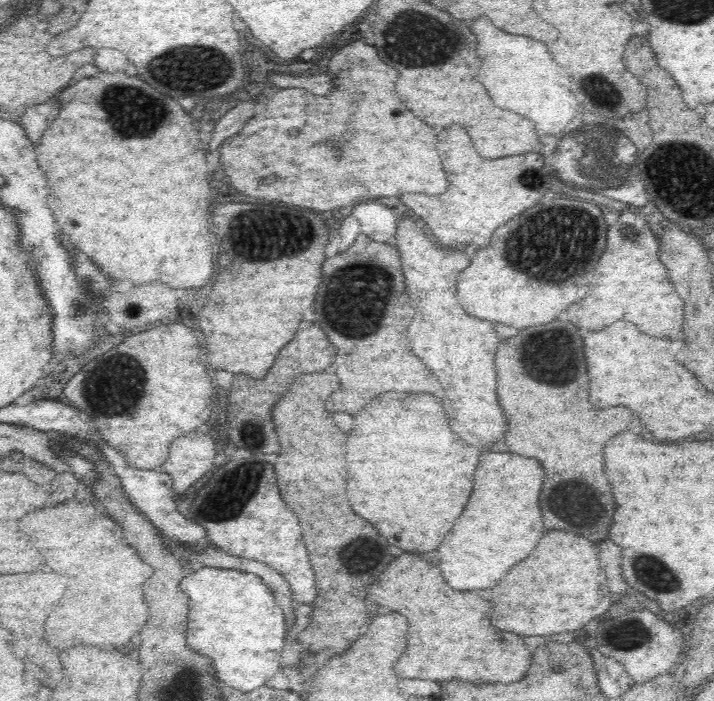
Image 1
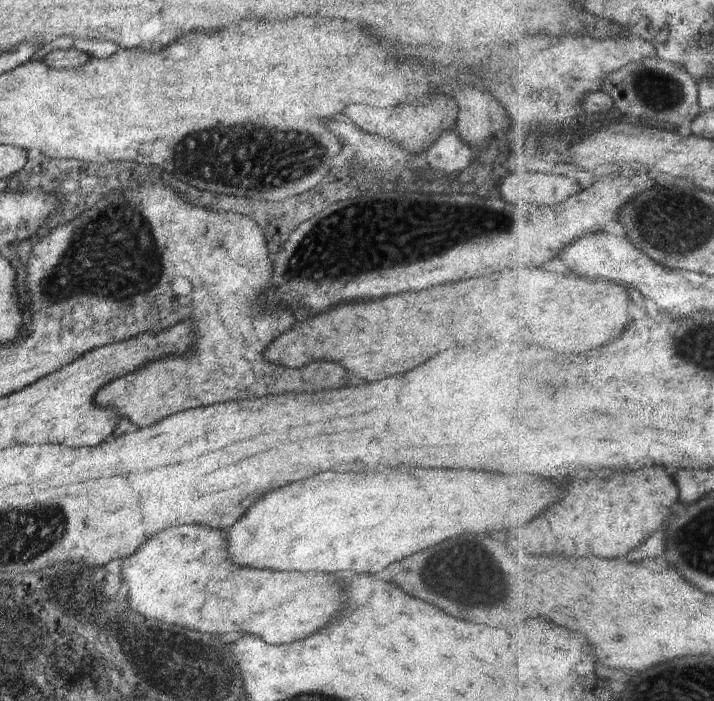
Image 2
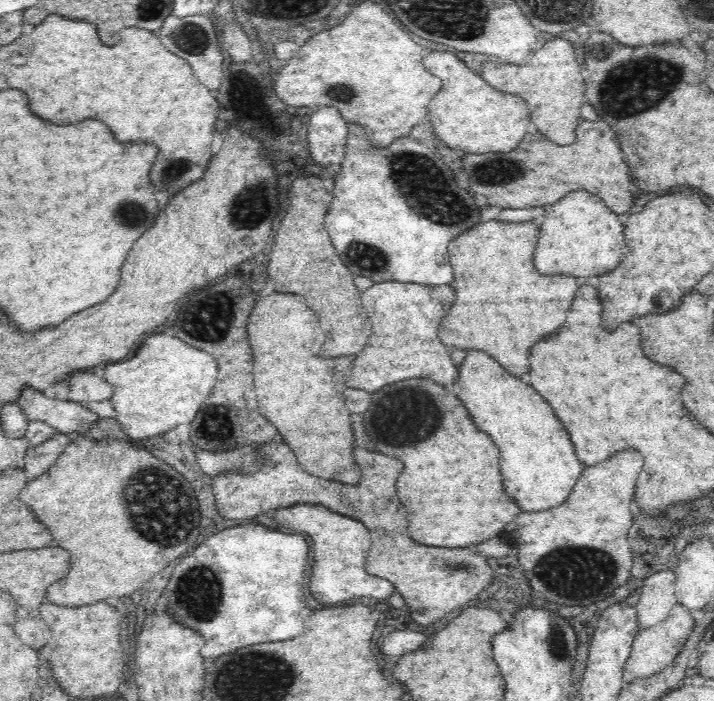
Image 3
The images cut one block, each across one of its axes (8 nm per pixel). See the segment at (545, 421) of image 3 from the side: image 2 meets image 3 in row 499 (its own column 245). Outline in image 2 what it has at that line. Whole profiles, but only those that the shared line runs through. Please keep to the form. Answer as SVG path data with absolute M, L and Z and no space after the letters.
M394 468L386 474L324 472L304 482L294 482L264 494L225 534L227 558L239 566L298 572L368 572L376 574L390 562L408 558L420 550L440 544L460 534L490 534L510 526L528 524L548 506L558 502L562 490L554 480L542 476L502 476L470 470L418 470Z

